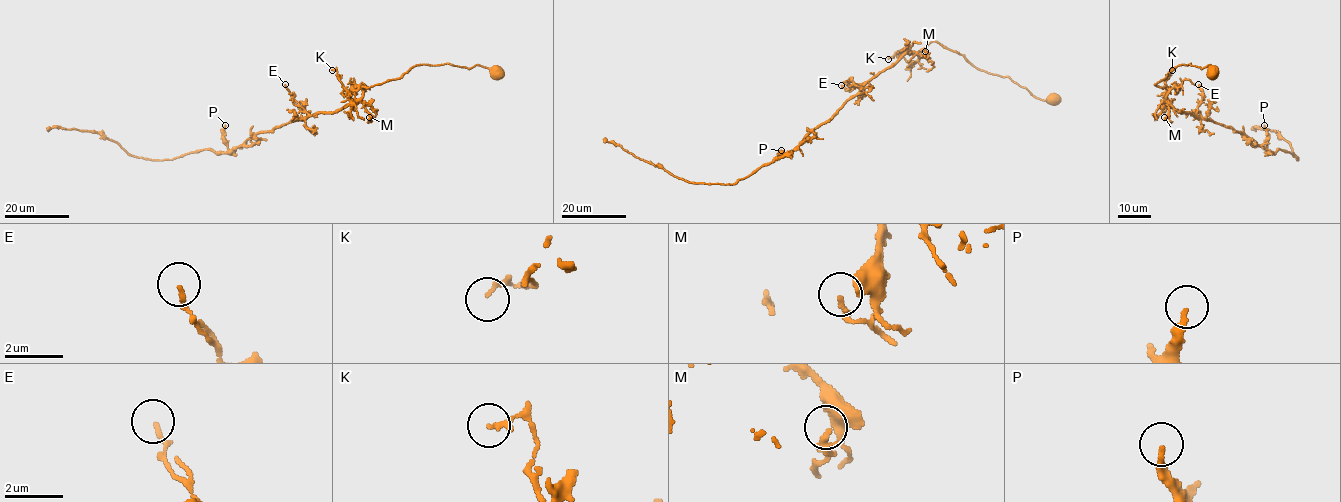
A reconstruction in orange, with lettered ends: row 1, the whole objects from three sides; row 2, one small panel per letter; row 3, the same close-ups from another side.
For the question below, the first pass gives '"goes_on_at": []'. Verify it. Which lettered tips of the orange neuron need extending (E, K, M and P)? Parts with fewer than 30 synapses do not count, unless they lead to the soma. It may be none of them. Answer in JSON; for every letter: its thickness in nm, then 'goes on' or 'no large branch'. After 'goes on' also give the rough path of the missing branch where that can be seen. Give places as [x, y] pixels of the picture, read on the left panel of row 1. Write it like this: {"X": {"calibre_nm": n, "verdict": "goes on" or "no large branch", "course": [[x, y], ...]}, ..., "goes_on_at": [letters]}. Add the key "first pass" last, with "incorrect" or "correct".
{"E": {"calibre_nm": 160, "verdict": "no large branch"}, "K": {"calibre_nm": 160, "verdict": "no large branch"}, "M": {"calibre_nm": 170, "verdict": "no large branch"}, "P": {"calibre_nm": 240, "verdict": "no large branch"}, "goes_on_at": [], "first pass": "correct"}

